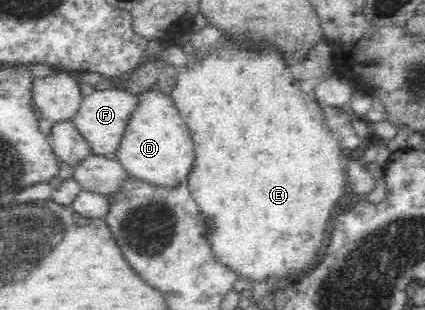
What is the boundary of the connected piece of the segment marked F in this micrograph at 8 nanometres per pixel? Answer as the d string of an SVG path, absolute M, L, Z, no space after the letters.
M120 87L96 89L84 97L77 117L74 117L72 123L82 137L87 139L95 155L115 154L120 148L126 127L137 111L139 102L138 94L128 93Z

